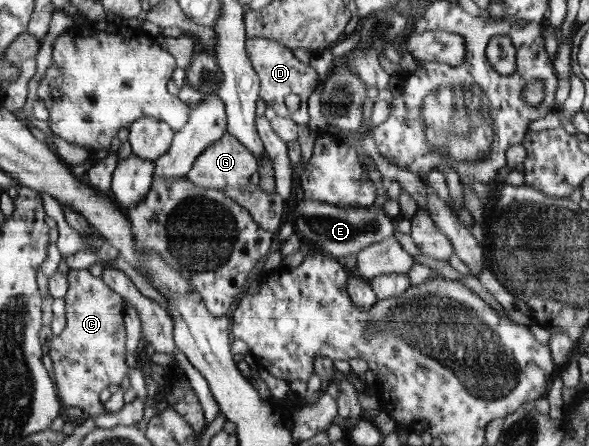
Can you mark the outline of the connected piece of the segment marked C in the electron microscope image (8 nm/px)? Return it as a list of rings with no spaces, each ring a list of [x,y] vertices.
[[[71,269],[68,273],[68,289],[65,295],[66,326],[59,336],[53,336],[49,356],[52,359],[54,380],[60,396],[67,408],[81,408],[86,415],[99,416],[109,414],[99,400],[99,393],[105,387],[119,387],[123,377],[127,375],[127,359],[125,359],[125,325],[123,325],[124,298],[100,277],[95,277],[88,269]]]

